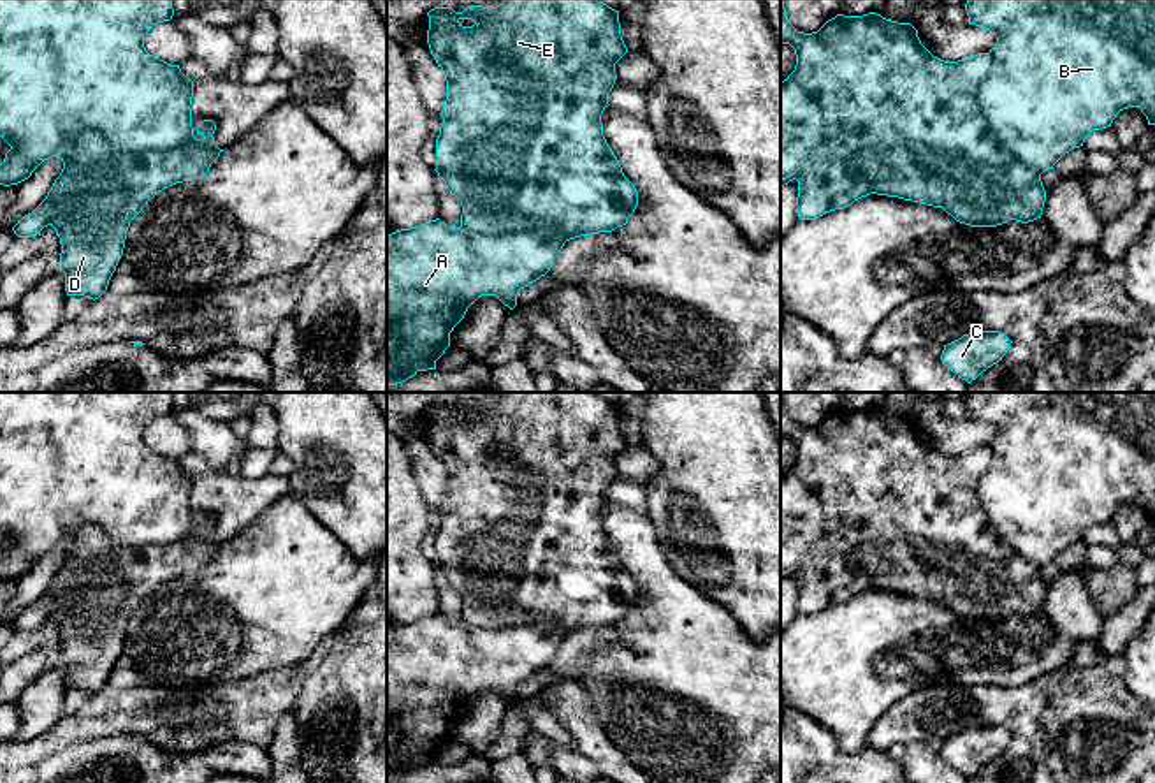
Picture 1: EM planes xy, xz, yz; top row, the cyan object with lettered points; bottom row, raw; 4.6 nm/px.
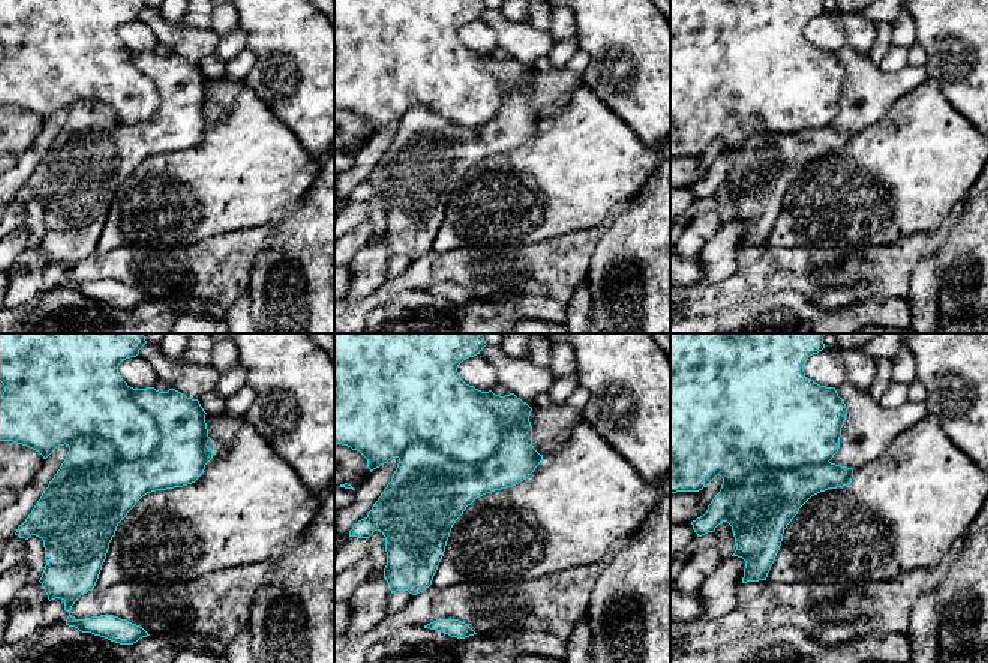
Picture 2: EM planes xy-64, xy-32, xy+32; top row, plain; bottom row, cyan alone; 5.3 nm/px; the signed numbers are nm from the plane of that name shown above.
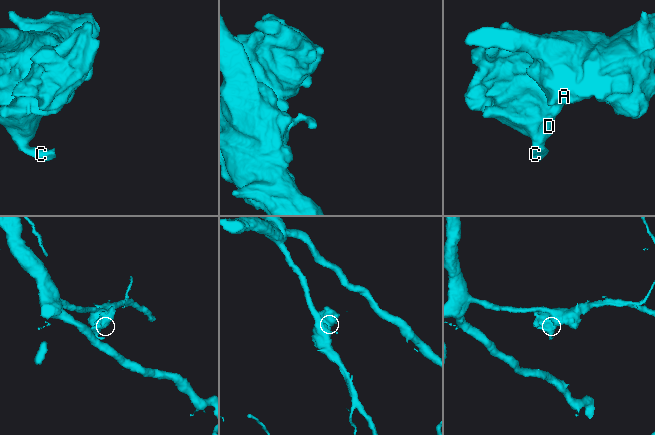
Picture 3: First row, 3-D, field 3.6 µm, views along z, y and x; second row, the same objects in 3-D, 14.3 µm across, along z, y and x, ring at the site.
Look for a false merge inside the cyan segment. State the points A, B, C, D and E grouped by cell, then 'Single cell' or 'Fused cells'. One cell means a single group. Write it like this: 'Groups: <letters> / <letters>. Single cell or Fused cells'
Groups: A B / C D E. Fused cells

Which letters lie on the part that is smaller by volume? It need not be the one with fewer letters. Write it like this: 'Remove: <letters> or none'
Remove: C, D, E

